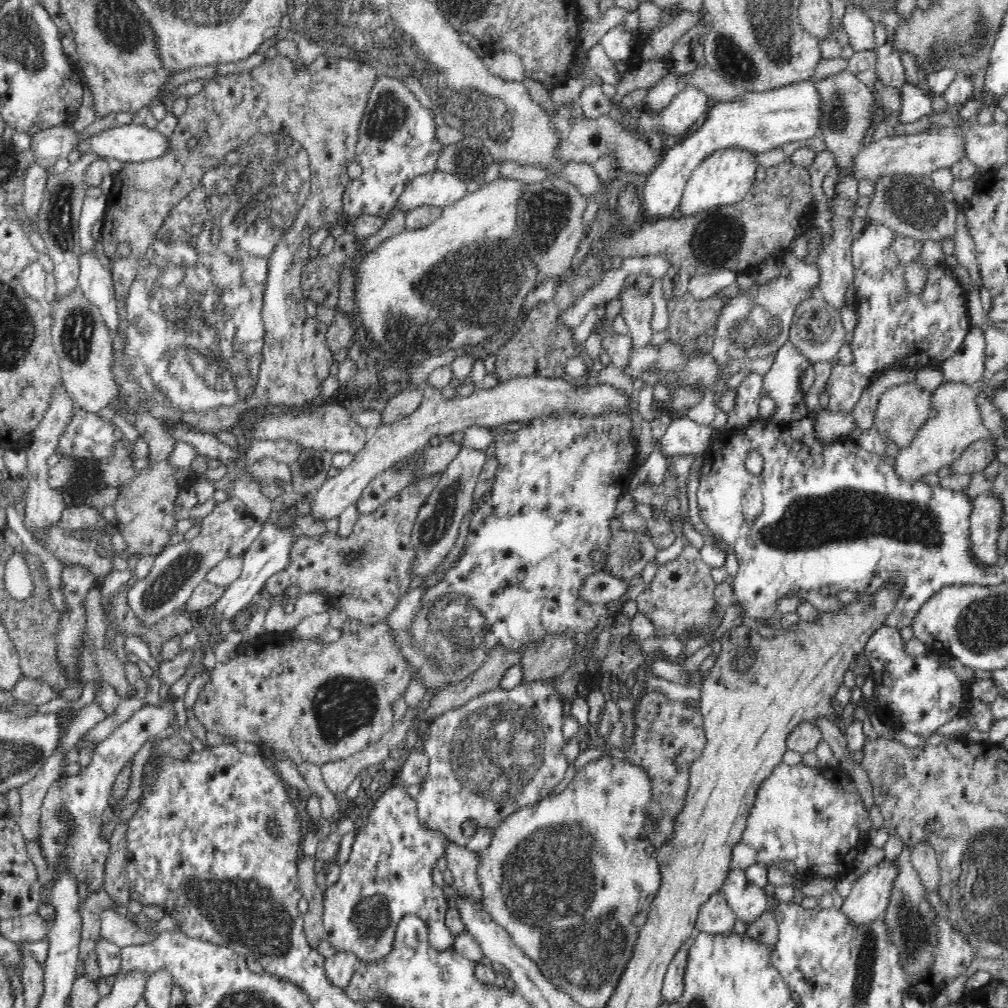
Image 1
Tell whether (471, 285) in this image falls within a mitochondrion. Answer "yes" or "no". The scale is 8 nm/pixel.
yes

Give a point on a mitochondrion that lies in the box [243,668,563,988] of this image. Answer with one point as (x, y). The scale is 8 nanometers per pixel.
(496, 753)

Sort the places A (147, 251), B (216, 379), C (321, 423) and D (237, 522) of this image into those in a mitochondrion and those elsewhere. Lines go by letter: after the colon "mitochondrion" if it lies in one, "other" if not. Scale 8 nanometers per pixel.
A: other
B: mitochondrion
C: other
D: other

